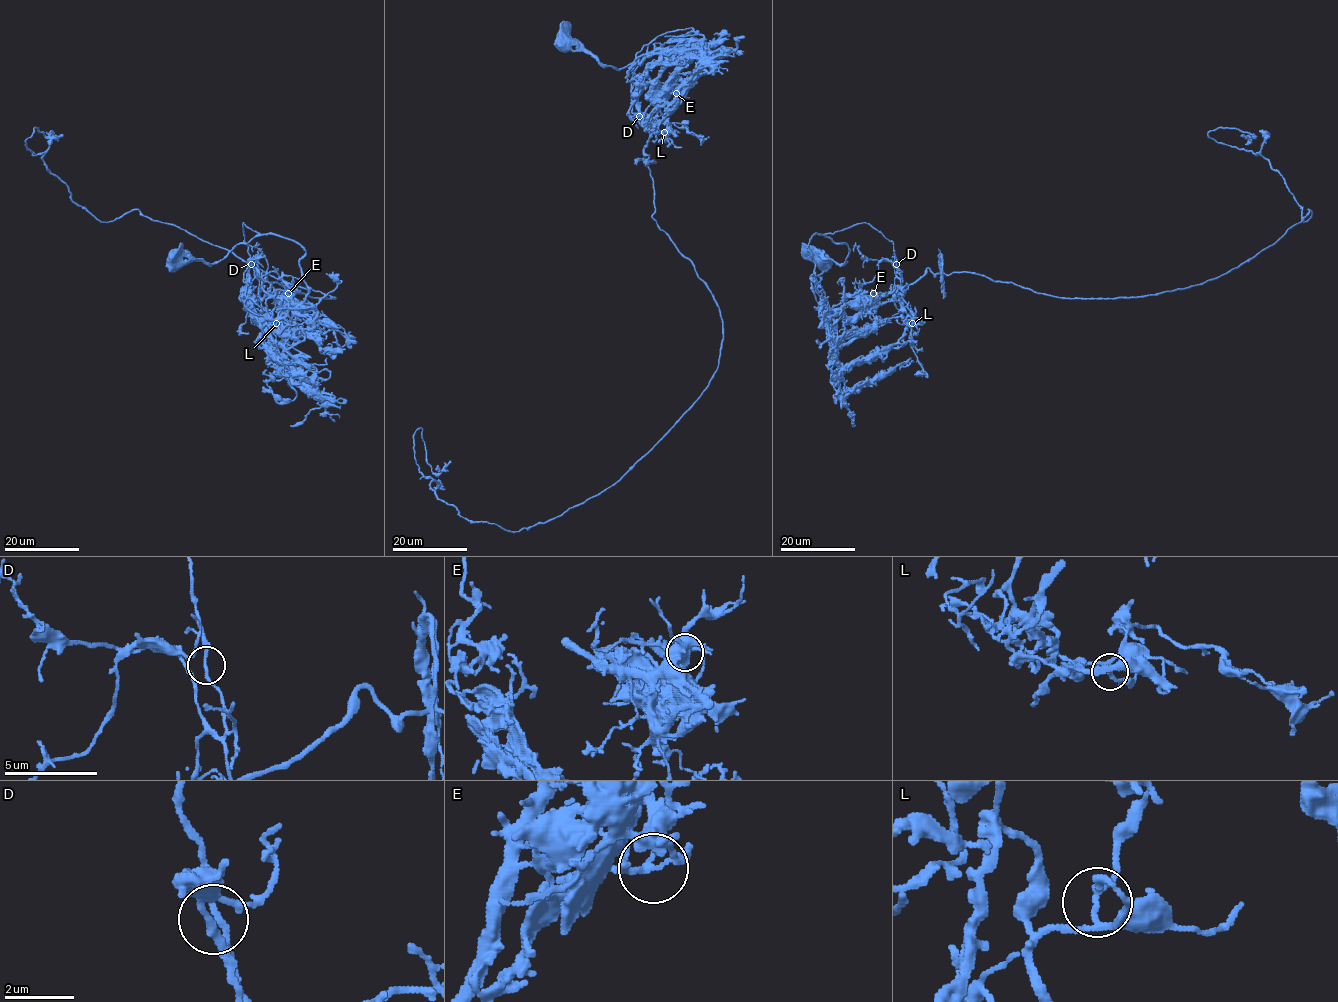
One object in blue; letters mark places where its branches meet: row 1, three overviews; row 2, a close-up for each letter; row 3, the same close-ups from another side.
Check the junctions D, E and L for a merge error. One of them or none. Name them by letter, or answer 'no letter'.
E

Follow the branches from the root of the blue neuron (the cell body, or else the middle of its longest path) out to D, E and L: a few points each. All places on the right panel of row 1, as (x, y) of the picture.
D: (823, 261), (843, 264), (849, 251), (844, 243), (835, 243), (827, 234), (866, 222), (892, 242), (896, 264)
E: (823, 261), (843, 264), (849, 251), (827, 234), (869, 223), (892, 242), (902, 288), (900, 297), (874, 293)
L: (823, 261), (843, 264), (849, 251), (827, 234), (869, 223), (893, 244), (902, 306), (912, 324)

